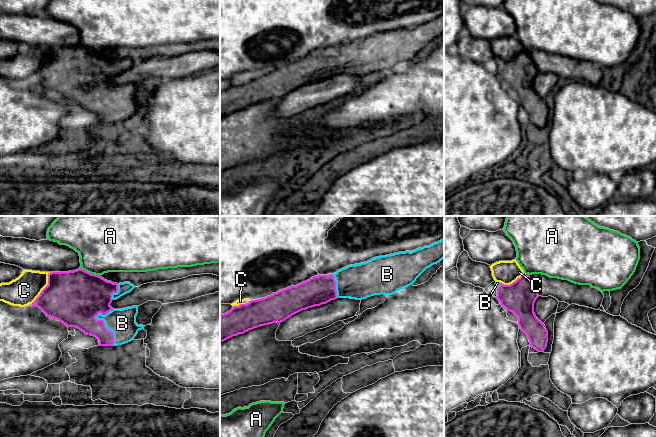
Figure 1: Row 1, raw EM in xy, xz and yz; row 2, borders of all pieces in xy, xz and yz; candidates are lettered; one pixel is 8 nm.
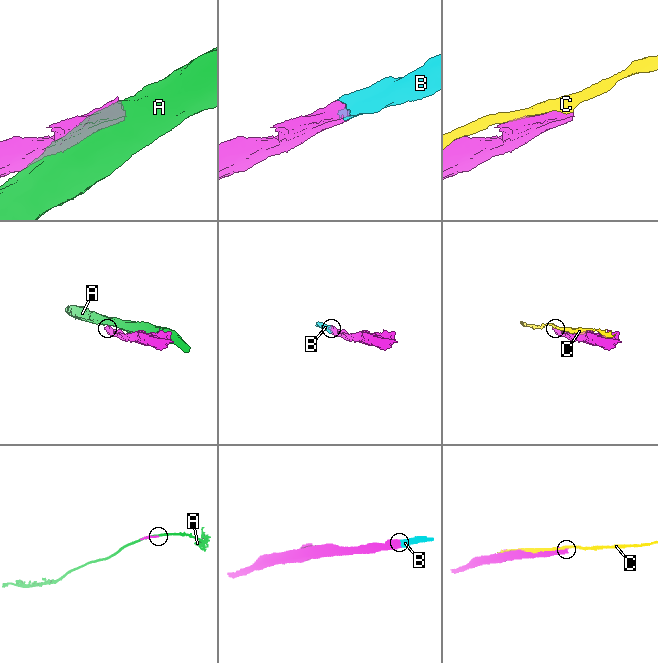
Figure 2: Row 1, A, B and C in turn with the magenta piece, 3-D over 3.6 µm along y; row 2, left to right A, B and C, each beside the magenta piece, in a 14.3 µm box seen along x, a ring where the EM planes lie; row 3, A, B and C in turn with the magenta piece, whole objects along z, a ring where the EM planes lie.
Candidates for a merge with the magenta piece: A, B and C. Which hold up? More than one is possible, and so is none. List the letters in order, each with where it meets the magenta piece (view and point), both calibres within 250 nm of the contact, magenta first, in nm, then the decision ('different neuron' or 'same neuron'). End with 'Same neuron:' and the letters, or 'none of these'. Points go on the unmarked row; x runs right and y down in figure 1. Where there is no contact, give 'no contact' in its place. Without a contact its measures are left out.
A: meets magenta in xy at (90, 49); 440 nm thick on the magenta side, 400 nm on the other; different neuron
B: meets magenta in xy at (104, 102); 300 nm thick on the magenta side, 220 nm on the other; same neuron
C: meets magenta in xy at (45, 63); 440 nm thick on the magenta side, 240 nm on the other; different neuron
Same neuron: B

